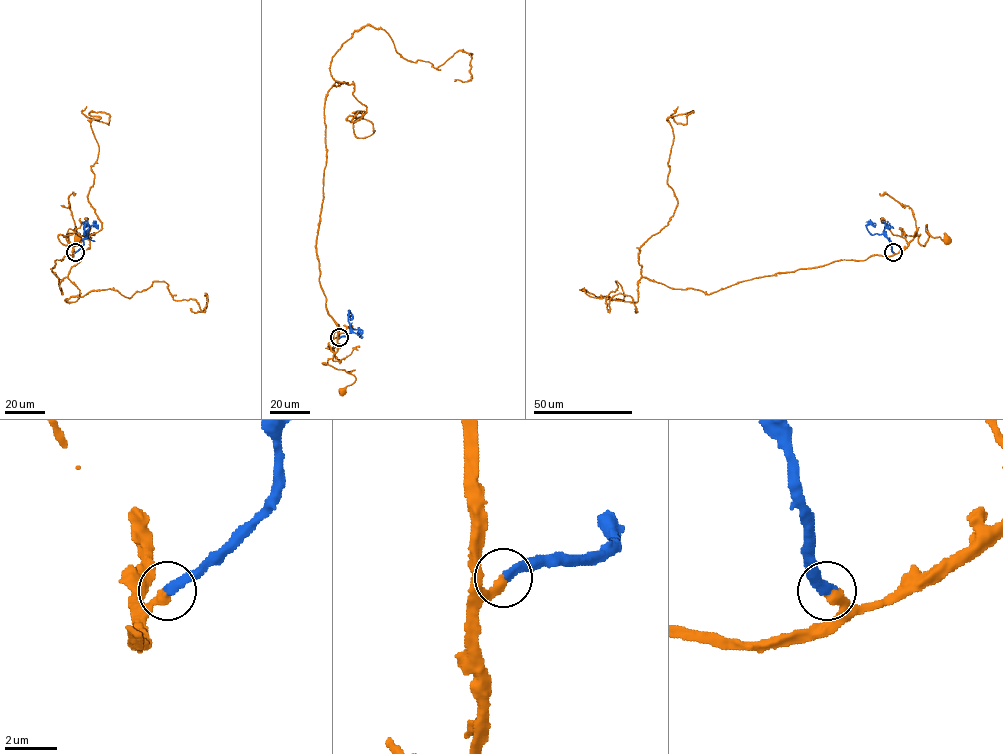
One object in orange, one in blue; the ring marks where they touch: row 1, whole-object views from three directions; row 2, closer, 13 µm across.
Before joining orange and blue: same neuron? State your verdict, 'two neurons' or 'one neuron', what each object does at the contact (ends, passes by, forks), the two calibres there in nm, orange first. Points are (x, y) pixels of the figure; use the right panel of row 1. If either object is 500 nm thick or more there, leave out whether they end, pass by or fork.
one neuron | orange ends | blue ends | 360/400 nm

